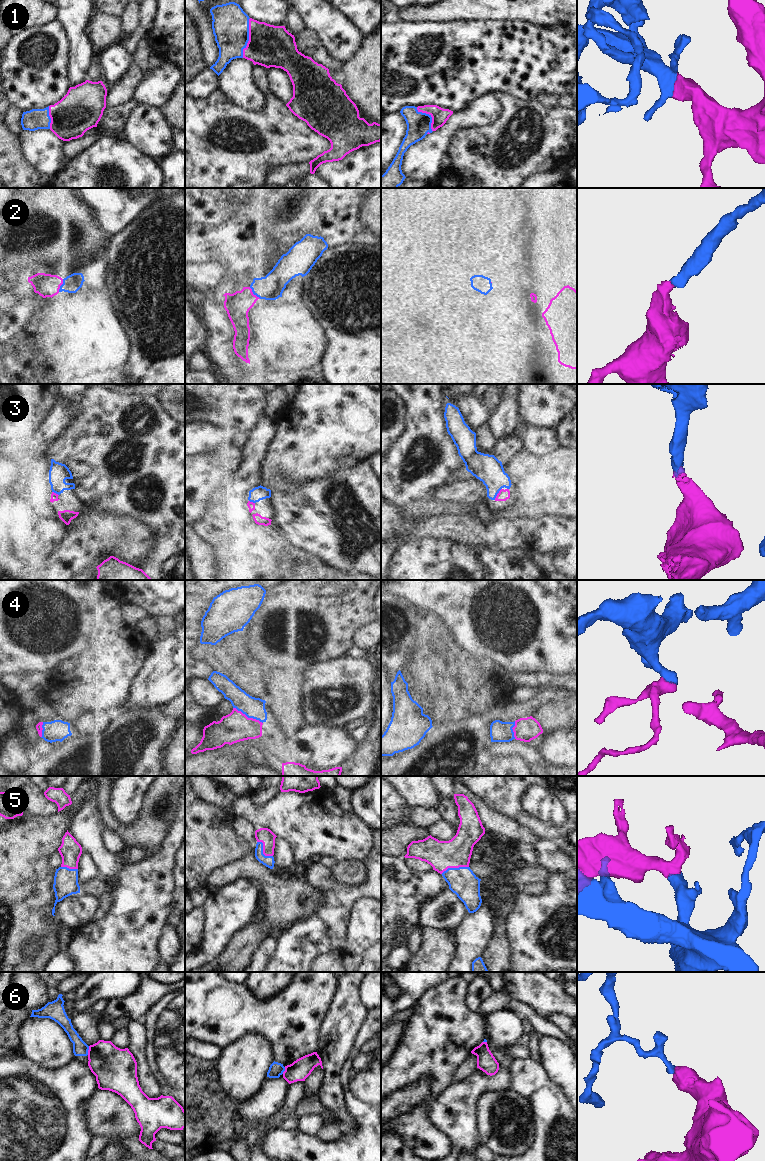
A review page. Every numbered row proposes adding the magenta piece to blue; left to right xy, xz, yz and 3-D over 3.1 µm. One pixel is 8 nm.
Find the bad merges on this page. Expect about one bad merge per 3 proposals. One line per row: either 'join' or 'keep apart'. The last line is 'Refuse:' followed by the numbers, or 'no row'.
1: join
2: join
3: join
4: join
5: join
6: keep apart
Refuse: 6

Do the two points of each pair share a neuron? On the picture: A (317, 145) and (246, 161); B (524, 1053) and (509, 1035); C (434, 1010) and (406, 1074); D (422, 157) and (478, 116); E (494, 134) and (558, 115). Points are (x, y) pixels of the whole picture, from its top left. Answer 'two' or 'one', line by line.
A: one
B: two
C: one
D: one
E: one

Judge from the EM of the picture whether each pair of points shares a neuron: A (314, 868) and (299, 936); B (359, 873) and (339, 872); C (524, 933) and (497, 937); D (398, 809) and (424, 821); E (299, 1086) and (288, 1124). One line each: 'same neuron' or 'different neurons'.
A: different neurons
B: same neuron
C: different neurons
D: same neuron
E: different neurons

